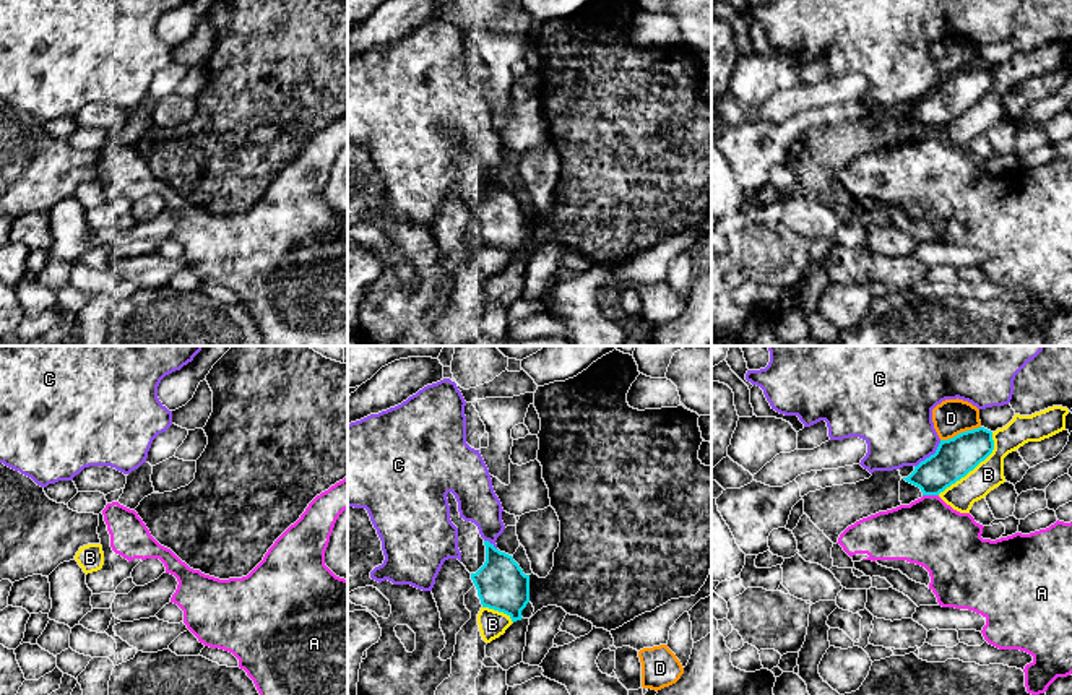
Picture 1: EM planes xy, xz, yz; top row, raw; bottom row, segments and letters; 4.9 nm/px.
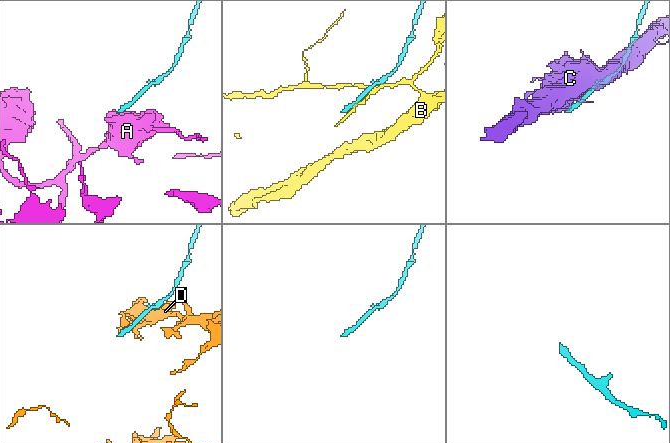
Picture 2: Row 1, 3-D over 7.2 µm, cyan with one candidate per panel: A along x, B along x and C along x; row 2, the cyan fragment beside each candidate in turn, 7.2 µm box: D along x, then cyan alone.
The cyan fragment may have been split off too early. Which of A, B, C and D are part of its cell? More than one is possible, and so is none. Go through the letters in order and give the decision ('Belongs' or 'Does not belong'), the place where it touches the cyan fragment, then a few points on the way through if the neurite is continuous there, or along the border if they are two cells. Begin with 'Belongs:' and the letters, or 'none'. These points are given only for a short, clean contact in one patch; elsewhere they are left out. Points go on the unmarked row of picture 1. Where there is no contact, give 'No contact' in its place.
Belongs: none
A: Does not belong. Touches cyan at yz (931, 130)
B: Does not belong. Touches cyan at yz (973, 104)
C: Does not belong. Touches cyan at yz (931, 91)
D: Does not belong. Touches cyan at yz (962, 69)

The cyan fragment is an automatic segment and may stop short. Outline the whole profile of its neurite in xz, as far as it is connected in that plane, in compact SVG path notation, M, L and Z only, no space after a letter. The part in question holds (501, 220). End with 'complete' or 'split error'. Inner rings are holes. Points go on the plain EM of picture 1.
M447 130L450 156L458 164L461 200L471 209L482 244L507 250L512 258L521 257L521 247L530 239L530 211L525 211L512 192L484 177L474 159L465 158L458 138Z; split error

